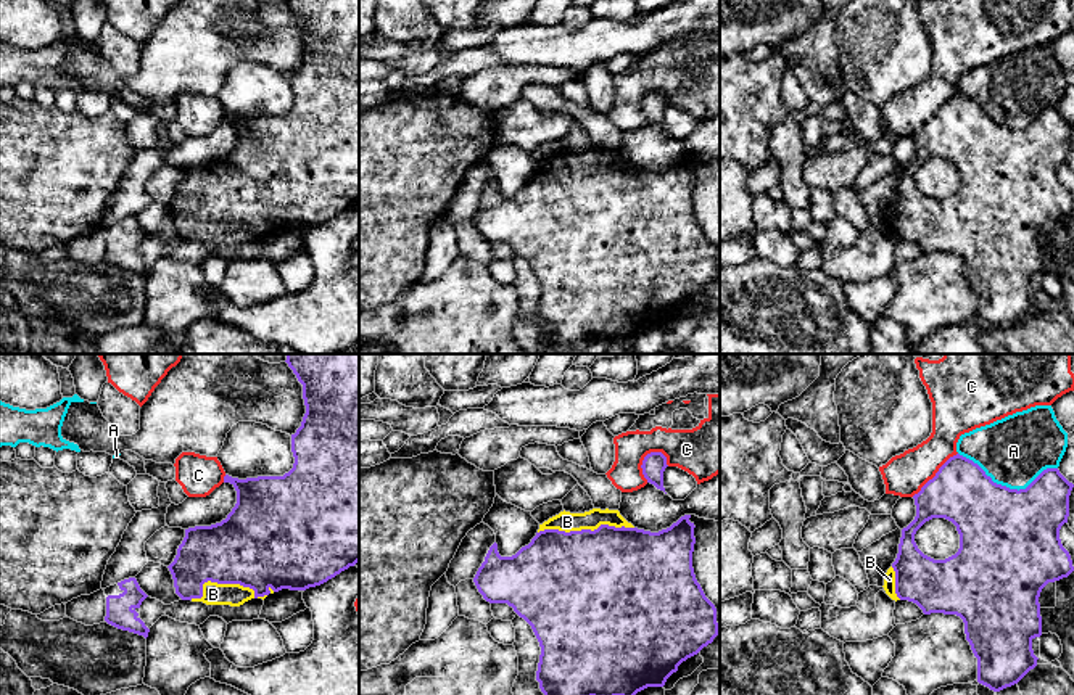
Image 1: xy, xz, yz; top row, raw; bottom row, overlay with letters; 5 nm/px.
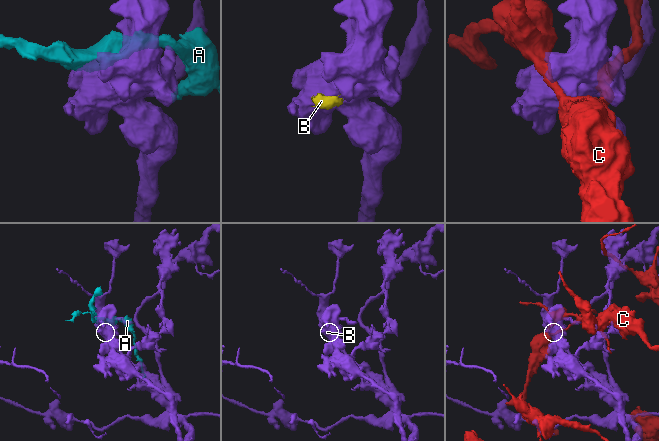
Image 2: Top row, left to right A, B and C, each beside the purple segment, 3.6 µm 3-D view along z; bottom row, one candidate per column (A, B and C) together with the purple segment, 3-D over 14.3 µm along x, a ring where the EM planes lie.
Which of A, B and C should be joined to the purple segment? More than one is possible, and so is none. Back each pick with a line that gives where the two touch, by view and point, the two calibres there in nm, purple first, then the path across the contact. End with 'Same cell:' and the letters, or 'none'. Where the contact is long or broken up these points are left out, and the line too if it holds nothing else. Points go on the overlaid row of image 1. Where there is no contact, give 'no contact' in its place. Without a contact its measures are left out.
B: meets purple in xz at (585, 530); 500 nm thick on the purple side, 100 nm on the other
Same cell: B

